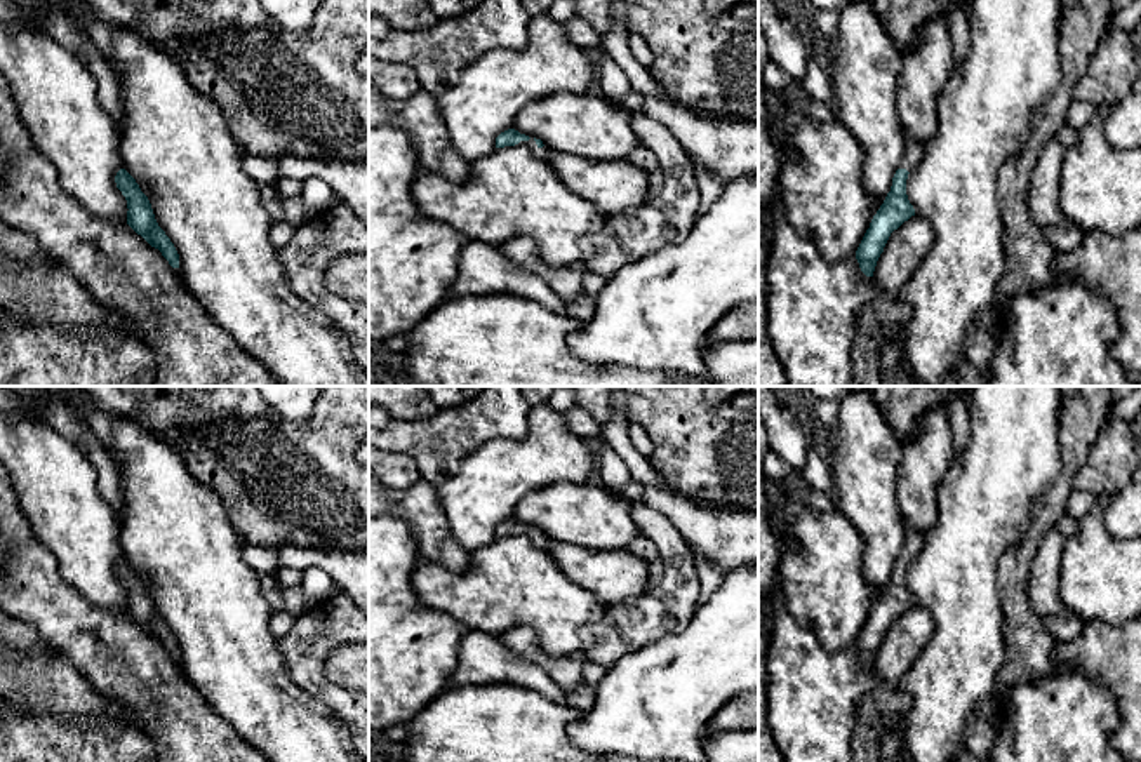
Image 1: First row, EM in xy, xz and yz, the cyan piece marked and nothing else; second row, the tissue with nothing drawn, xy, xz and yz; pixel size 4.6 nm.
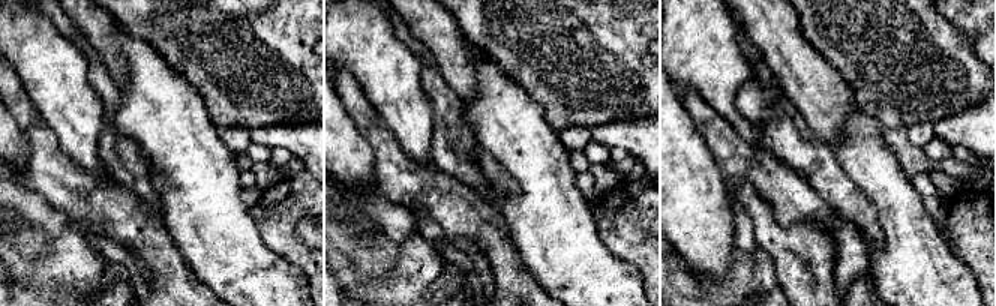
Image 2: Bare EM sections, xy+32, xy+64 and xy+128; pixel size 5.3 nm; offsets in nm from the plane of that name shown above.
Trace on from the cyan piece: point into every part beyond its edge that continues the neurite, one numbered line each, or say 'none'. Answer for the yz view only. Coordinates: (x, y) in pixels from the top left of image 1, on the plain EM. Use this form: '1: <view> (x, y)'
1: yz (914, 540)

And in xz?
1: xz (543, 541)

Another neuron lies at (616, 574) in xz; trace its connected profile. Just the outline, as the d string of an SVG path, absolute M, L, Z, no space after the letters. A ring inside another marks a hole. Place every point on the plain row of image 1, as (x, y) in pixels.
M550 541L546 550L569 579L605 604L645 592L651 576L649 564L628 550L602 551L558 541Z

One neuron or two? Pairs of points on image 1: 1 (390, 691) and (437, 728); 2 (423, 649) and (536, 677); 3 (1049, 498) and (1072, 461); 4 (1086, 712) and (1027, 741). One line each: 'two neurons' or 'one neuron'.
1: two neurons
2: two neurons
3: one neuron
4: one neuron

